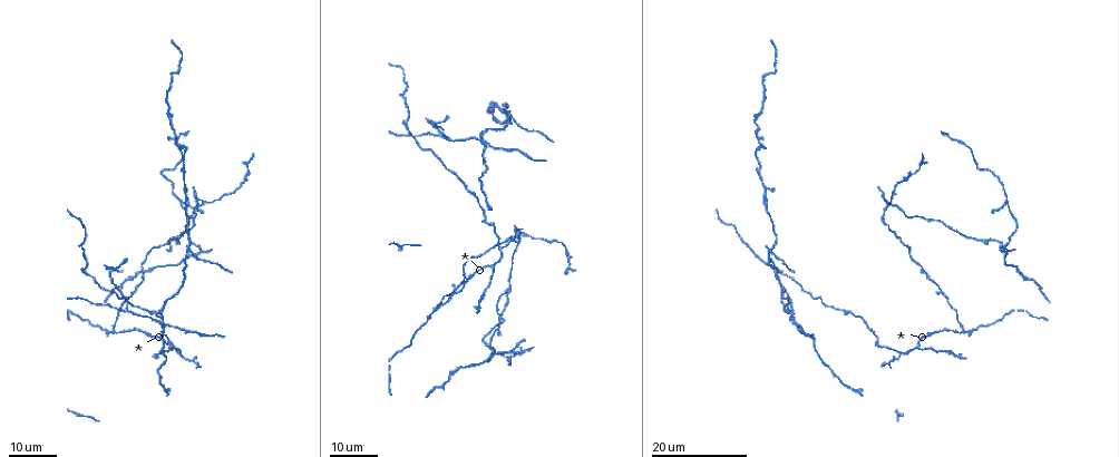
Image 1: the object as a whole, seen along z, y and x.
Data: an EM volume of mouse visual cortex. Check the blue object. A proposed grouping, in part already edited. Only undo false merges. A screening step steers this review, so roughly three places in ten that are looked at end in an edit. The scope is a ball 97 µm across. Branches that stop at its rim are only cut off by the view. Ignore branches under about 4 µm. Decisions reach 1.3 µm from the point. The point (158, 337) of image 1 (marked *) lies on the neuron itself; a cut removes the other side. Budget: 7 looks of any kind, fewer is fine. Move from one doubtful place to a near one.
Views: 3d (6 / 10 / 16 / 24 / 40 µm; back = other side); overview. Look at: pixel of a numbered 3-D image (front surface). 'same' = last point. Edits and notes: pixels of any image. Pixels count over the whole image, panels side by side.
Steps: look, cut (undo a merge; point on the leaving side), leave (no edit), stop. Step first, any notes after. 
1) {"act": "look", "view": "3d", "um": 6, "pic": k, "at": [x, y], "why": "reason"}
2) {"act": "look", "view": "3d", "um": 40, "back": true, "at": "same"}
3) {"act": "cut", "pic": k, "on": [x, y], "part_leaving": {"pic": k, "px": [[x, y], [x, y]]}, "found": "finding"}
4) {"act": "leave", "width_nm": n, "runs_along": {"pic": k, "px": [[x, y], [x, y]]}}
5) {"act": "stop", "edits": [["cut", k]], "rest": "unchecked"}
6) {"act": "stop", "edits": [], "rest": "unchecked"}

{"act": "look", "view": "3d", "um": 16, "pic": 1, "at": [183, 201], "why": "a fork"}

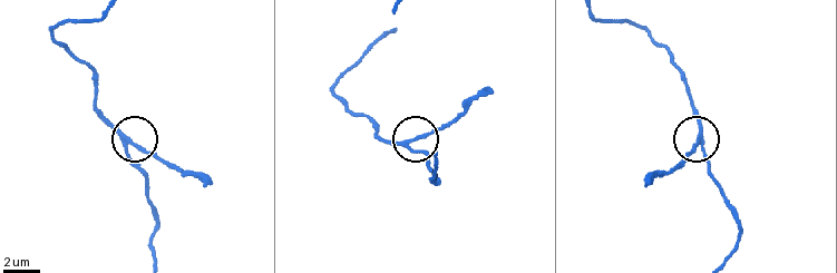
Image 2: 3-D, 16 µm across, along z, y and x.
{"act": "look", "view": "3d", "um": 10, "pic": 2, "at": [129, 143]}

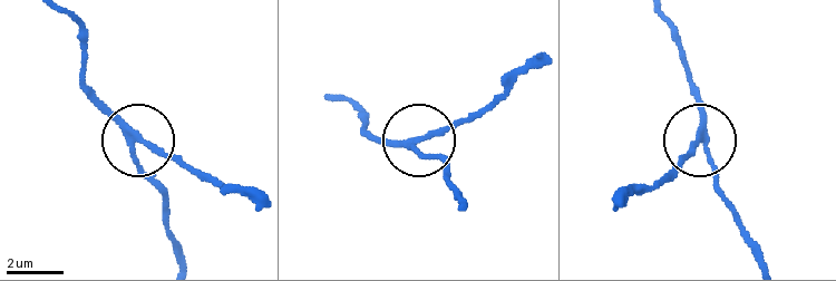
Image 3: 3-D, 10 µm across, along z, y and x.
{"act": "leave", "width_nm": 180, "runs_along": {"pic": 3, "px": [[760, 258], [708, 149], [698, 147], [677, 176]]}, "found": "continuous, no second neuron"}

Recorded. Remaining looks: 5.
{"act": "look", "view": "3d", "um": 24, "pic": 1, "at": [920, 349], "why": "arms part here"}

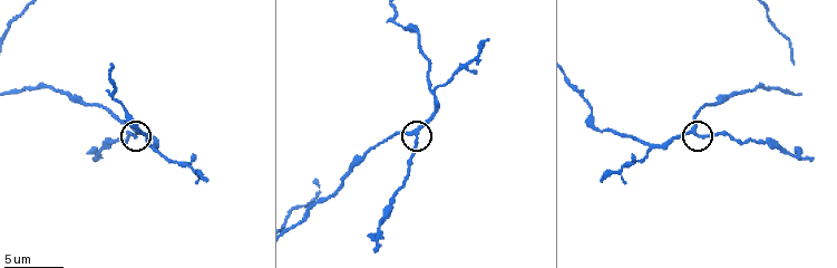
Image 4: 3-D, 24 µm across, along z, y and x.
{"act": "look", "view": "3d", "um": 6, "pic": 4, "at": [694, 134]}

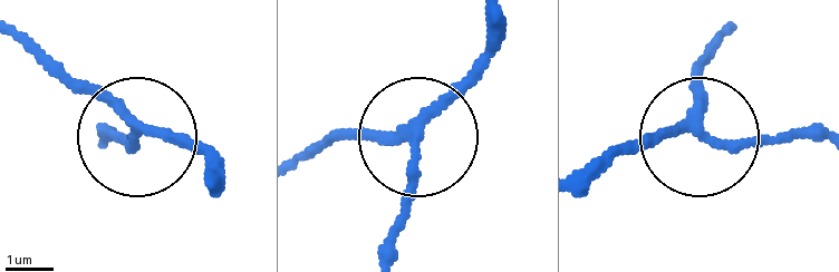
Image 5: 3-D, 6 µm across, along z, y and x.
{"act": "cut", "pic": 5, "on": [122, 141], "width_nm": 200, "part_leaving": {"pic": 5, "px": [[418, 139], [394, 255]]}, "found": "a second neuron is stuck on"}

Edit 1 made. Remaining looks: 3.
{"act": "look", "view": "overview", "why": "see it whole again"}

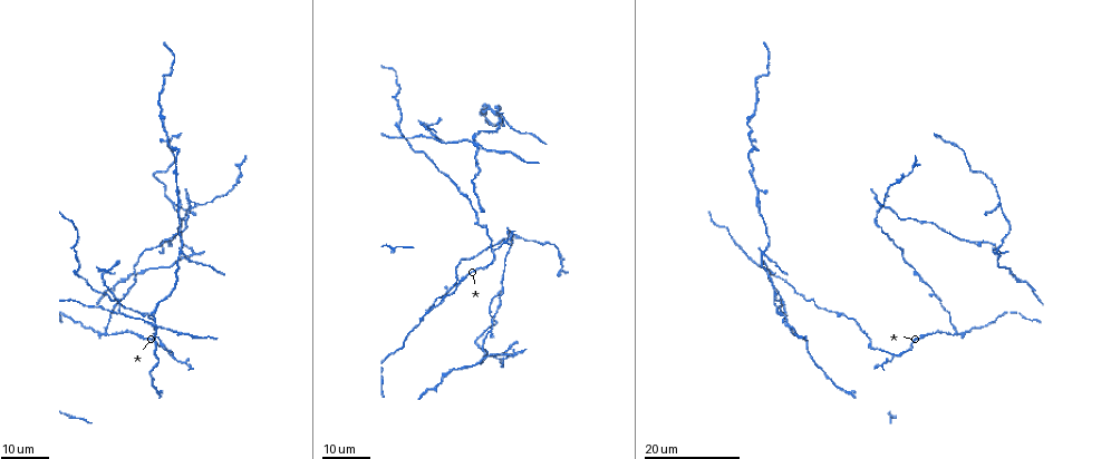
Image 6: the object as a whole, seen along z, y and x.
{"act": "look", "view": "3d", "um": 24, "pic": 6, "at": [428, 311], "why": "branch point"}

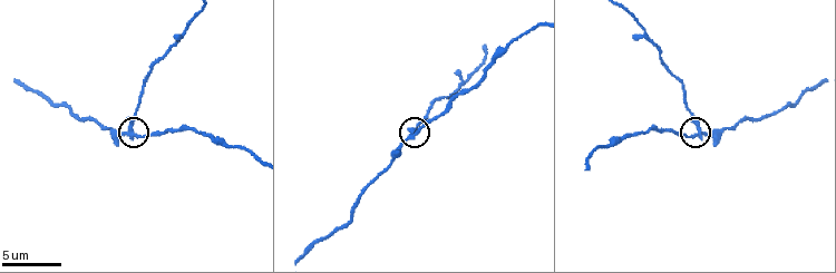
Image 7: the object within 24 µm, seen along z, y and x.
{"act": "look", "view": "3d", "um": 10, "pic": 7, "at": [130, 132]}

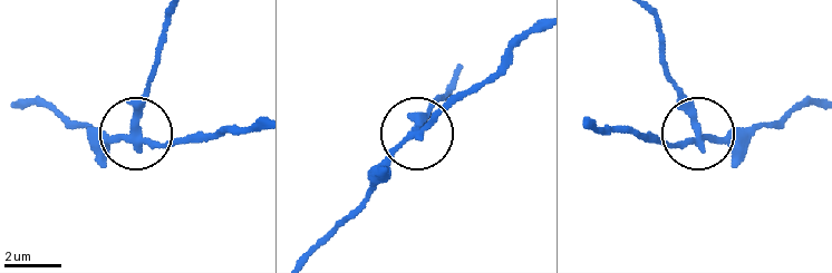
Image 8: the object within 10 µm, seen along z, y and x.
{"act": "cut", "pic": 8, "on": [126, 103], "side_arm_um": 25, "arms": 3, "found": "a second neuron is stuck on"}

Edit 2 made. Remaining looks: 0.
{"act": "stop", "edits": [["cut", 5], ["cut", 8]], "rest": "unchecked"}

